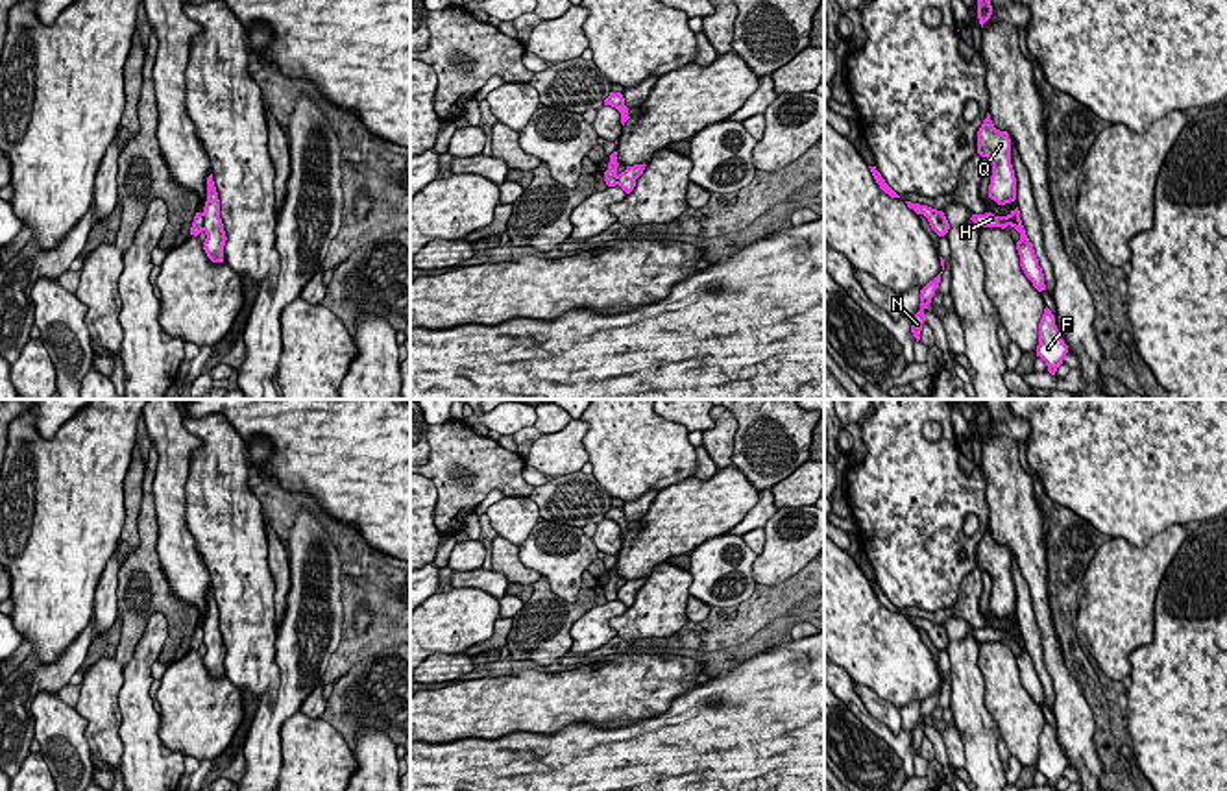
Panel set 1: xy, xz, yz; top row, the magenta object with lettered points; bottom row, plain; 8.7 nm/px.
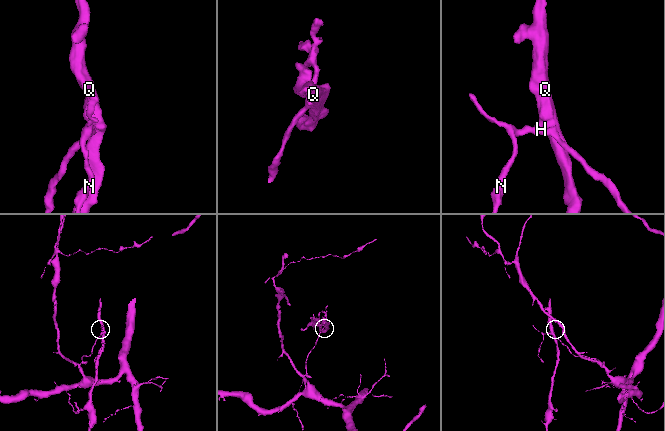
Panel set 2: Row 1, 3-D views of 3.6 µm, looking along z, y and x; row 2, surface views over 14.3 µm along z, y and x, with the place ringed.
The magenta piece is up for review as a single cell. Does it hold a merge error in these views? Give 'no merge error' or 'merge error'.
merge error

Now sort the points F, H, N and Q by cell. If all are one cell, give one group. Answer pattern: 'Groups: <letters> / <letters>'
Groups: F Q / H N

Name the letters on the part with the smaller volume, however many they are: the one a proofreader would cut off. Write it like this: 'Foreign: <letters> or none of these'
Foreign: F, Q

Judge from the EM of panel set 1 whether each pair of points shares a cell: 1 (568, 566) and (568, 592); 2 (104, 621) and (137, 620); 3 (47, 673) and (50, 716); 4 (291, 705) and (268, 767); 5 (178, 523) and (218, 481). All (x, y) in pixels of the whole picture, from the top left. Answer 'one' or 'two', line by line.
1: one
2: two
3: two
4: one
5: two

